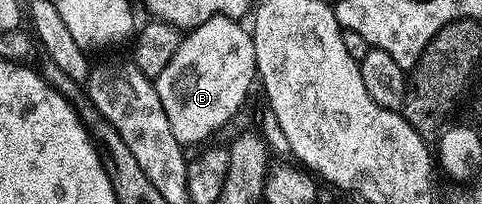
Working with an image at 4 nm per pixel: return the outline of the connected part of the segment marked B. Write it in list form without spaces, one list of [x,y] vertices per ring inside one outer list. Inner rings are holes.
[[[217,16],[189,29],[179,39],[172,62],[168,62],[153,81],[171,123],[172,134],[181,145],[201,145],[204,142],[201,140],[228,123],[241,110],[250,87],[253,84],[255,87],[258,67],[254,37],[242,26],[239,21],[229,20],[227,16]]]

